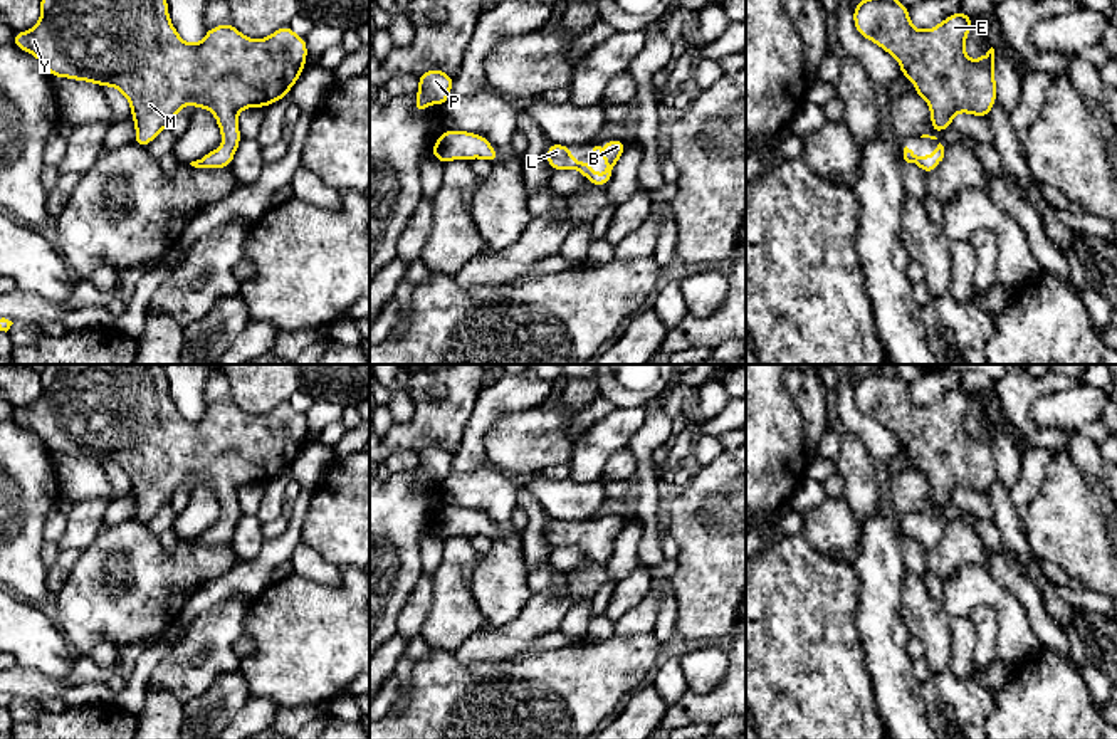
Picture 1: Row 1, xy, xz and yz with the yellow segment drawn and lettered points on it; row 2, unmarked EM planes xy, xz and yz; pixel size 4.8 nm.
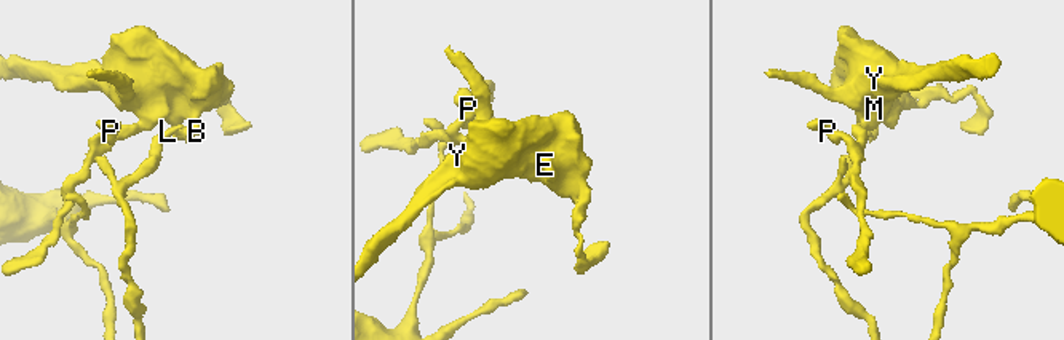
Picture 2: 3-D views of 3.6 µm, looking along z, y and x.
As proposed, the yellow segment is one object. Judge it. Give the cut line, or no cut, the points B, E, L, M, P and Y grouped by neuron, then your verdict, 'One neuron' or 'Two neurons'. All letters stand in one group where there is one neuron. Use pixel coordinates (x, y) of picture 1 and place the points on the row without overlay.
No split. Groups: B E L M P Y. One neuron

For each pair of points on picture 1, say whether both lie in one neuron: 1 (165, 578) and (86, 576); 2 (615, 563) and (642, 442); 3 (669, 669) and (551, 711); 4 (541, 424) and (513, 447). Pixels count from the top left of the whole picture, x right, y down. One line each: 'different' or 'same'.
1: same
2: different
3: different
4: same

